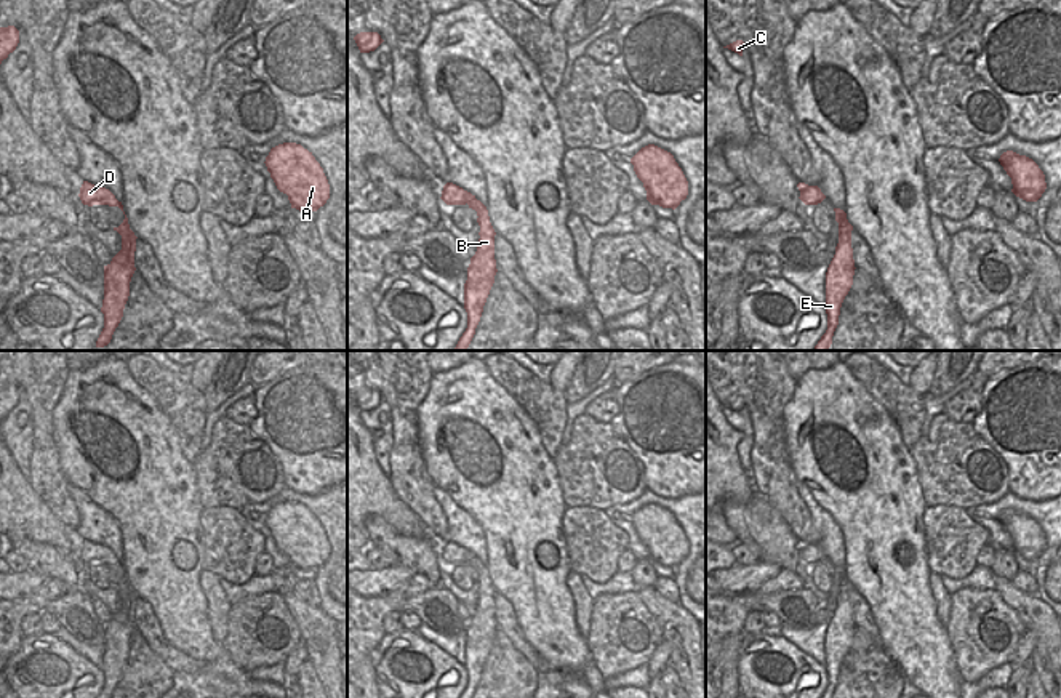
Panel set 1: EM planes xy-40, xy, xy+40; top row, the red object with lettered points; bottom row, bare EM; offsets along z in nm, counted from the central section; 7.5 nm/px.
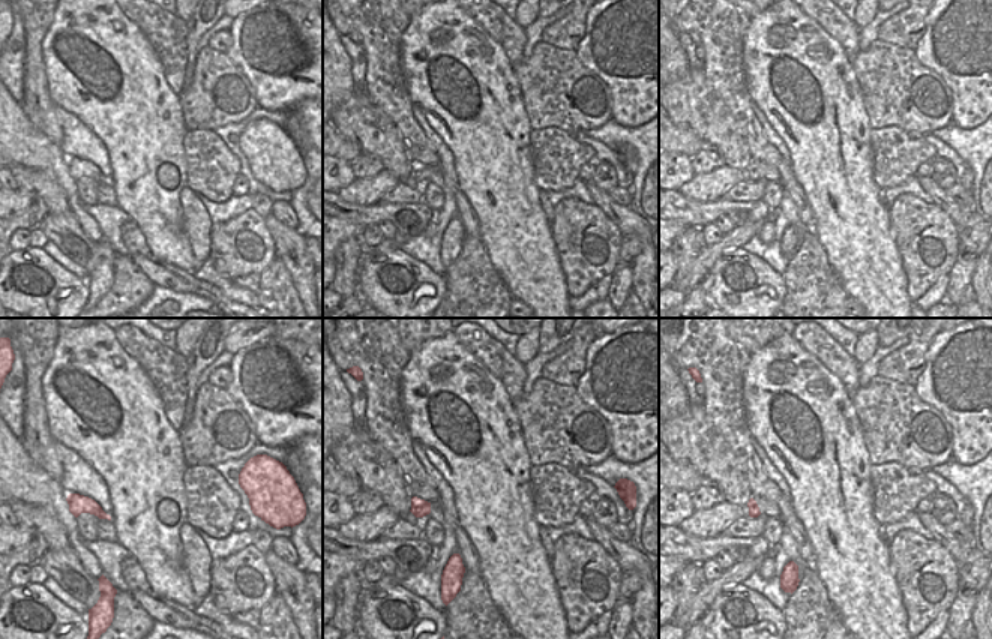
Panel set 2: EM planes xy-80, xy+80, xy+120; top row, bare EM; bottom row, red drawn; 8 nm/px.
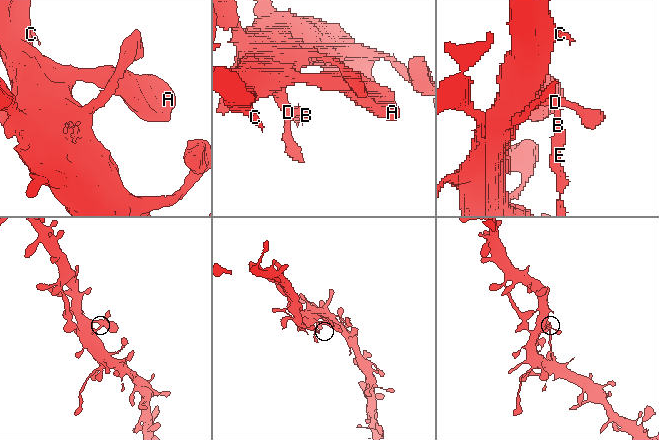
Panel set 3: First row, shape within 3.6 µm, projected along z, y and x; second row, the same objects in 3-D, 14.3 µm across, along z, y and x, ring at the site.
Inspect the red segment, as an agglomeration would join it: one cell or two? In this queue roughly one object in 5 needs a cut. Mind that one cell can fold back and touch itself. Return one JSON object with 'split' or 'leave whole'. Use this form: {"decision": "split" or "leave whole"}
{"decision": "split"}

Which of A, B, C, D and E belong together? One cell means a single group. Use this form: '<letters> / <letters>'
A C D / B E

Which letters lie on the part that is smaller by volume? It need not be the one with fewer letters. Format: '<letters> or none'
B, E

